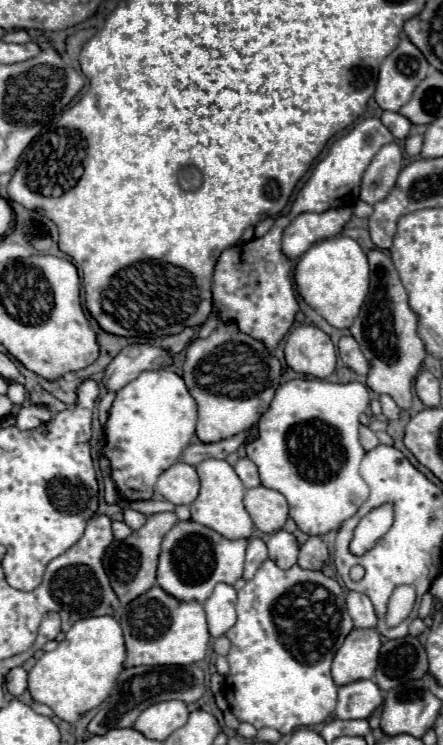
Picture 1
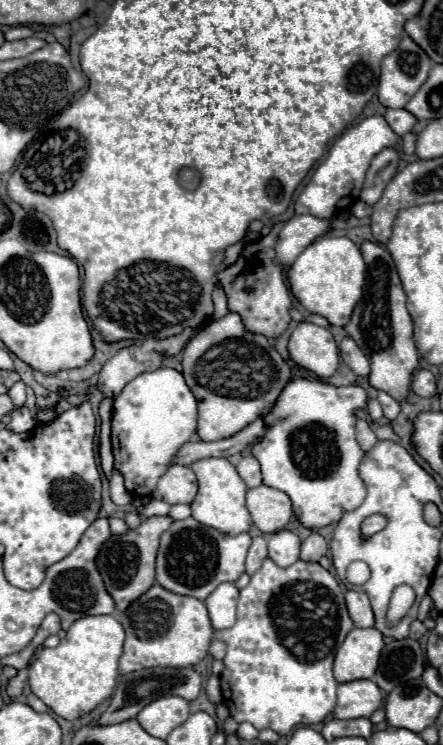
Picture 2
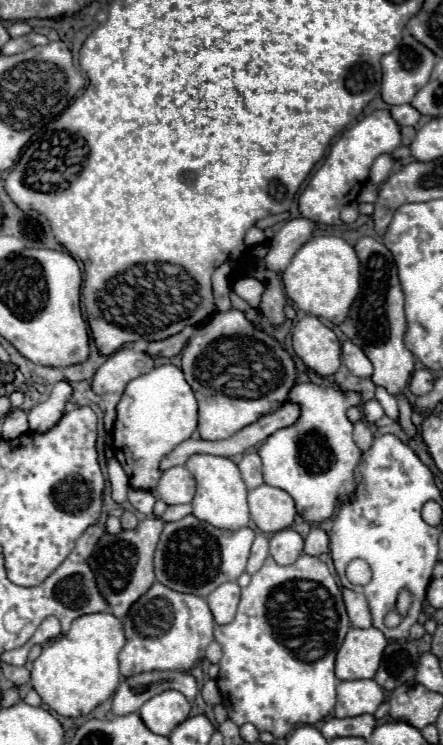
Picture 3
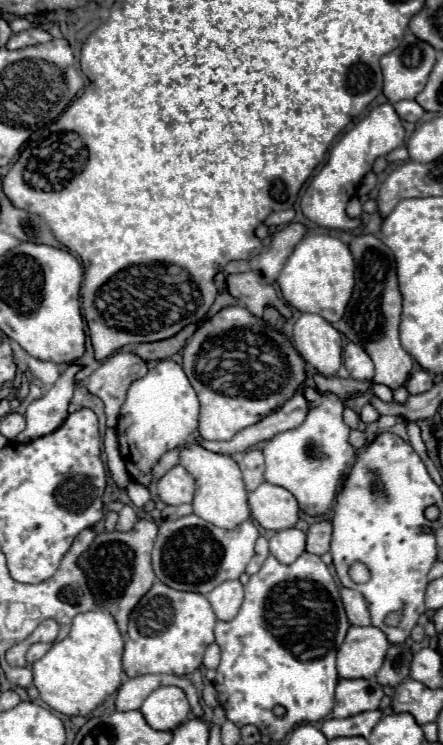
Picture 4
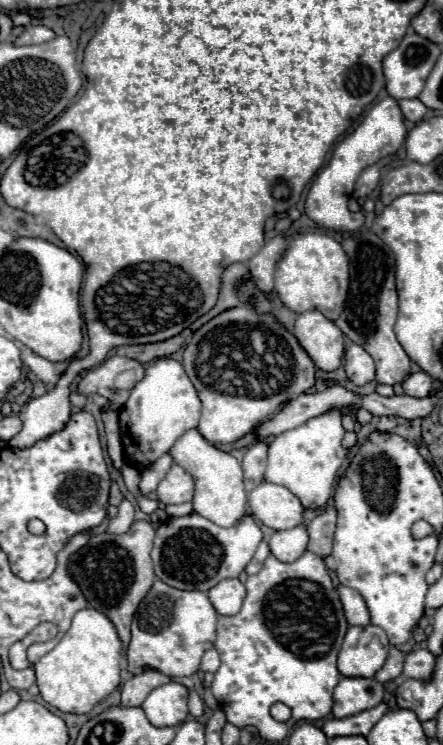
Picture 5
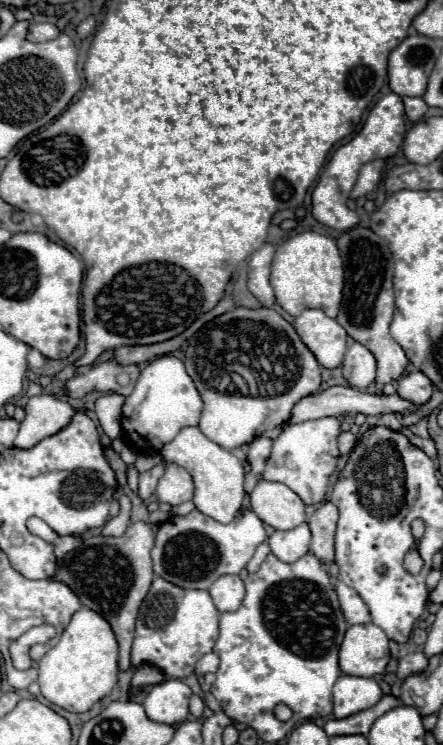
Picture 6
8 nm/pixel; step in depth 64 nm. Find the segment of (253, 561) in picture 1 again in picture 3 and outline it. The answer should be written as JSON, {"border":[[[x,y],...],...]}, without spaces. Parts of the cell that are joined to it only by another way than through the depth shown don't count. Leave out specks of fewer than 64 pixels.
{"border":[[[260,534],[260,536],[256,536],[256,540],[252,544],[252,552],[250,552],[250,558],[248,558],[246,572],[254,574],[256,570],[260,570],[266,558],[268,558],[268,538]]]}

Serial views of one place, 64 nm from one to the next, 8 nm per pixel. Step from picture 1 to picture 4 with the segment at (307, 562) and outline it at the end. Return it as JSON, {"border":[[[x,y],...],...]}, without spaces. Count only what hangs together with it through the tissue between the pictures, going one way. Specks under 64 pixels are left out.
{"border":[[[322,520],[322,522],[316,522],[308,528],[308,534],[306,534],[306,550],[316,554],[316,556],[322,556],[330,550],[330,534],[332,534],[332,524]]]}

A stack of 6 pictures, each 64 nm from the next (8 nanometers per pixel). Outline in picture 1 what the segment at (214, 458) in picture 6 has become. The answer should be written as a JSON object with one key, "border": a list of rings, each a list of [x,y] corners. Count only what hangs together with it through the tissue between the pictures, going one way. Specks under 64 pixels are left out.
{"border":[[[204,460],[196,466],[196,472],[200,476],[202,486],[198,498],[190,504],[192,520],[220,532],[228,540],[240,540],[240,538],[248,540],[252,536],[254,524],[242,504],[244,486],[240,484],[240,478],[236,476],[234,468],[226,460]]]}

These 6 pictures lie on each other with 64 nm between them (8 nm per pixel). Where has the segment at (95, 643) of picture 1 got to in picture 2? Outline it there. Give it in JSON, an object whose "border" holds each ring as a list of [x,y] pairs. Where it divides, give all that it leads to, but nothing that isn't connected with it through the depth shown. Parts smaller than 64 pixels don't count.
{"border":[[[84,616],[76,620],[56,648],[44,648],[28,668],[30,690],[60,718],[76,720],[110,698],[118,662],[124,650],[124,630],[114,616]]]}

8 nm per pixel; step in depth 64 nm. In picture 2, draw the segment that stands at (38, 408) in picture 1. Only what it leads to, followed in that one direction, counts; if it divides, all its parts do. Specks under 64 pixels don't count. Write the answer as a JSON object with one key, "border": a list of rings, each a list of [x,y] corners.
{"border":[[[26,406],[12,410],[10,424],[8,424],[8,428],[12,432],[30,432],[36,426],[38,426],[38,420],[36,420],[36,412],[34,410],[30,410]]]}

